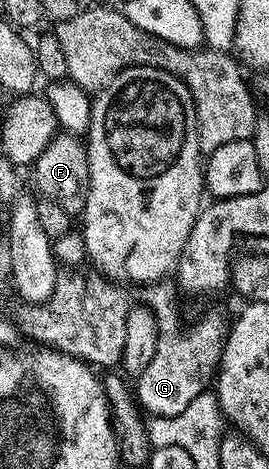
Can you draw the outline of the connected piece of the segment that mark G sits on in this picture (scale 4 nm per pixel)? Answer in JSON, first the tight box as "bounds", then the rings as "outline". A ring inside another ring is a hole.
{"bounds":[136,300,228,416],"outline":[[[158,300],[155,302],[155,304],[152,304],[152,311],[154,315],[158,317],[158,331],[162,341],[159,342],[158,349],[156,349],[154,352],[154,357],[152,357],[151,360],[147,362],[146,369],[144,369],[143,372],[138,376],[138,396],[136,392],[136,400],[137,403],[141,405],[141,407],[143,404],[143,406],[147,408],[147,413],[149,413],[150,416],[175,416],[176,414],[180,414],[180,410],[188,410],[188,406],[192,402],[192,398],[196,398],[200,393],[204,391],[204,384],[201,384],[201,380],[206,380],[209,378],[209,376],[211,379],[212,373],[215,371],[215,369],[217,369],[218,359],[222,357],[222,348],[224,345],[226,345],[228,320],[225,320],[225,318],[222,317],[218,312],[206,312],[202,317],[199,318],[198,321],[195,322],[194,325],[191,326],[191,328],[186,328],[183,330],[183,332],[181,332],[181,330],[177,328],[178,312],[176,309],[174,309],[174,304],[172,301]]]}

